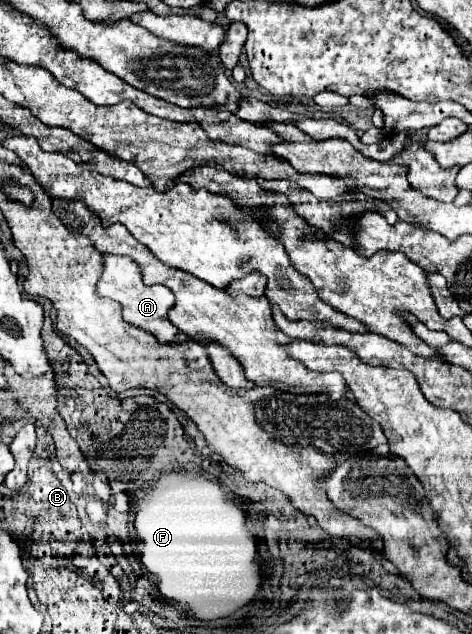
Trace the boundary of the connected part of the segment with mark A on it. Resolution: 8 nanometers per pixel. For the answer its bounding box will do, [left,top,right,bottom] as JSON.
[96,254,188,344]

